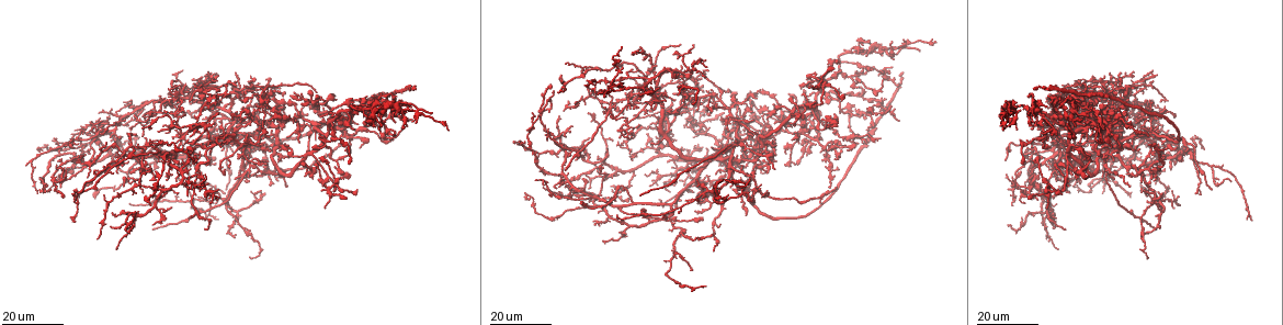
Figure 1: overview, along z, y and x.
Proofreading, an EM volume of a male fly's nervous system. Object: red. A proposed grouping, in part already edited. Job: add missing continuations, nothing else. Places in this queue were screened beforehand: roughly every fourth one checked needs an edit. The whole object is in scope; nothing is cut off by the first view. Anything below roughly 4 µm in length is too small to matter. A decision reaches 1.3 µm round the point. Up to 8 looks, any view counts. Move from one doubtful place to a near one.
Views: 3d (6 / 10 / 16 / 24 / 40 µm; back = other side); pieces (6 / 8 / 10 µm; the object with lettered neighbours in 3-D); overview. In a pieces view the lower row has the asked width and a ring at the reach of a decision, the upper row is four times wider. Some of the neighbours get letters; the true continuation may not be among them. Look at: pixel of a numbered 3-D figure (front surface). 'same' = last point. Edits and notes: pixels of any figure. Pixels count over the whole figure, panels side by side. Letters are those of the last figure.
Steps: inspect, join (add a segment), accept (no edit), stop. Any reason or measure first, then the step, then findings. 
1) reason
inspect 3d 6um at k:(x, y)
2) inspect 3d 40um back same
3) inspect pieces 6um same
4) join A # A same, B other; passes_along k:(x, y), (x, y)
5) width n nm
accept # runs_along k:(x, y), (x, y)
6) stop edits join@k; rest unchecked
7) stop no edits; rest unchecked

an open end
inspect 3d 16um at 1:(150, 180)

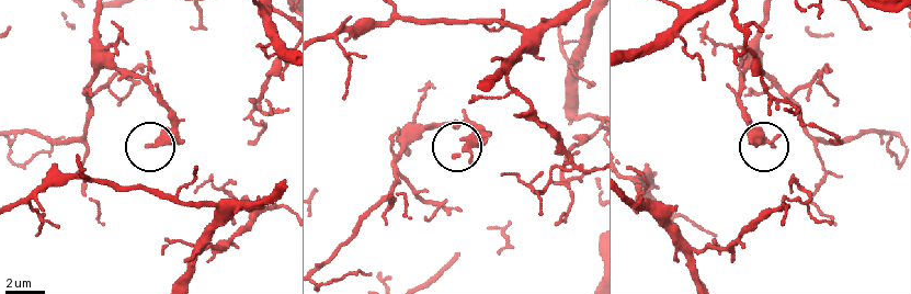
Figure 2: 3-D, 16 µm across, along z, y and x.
inspect pieces 8um at 2:(147, 146)

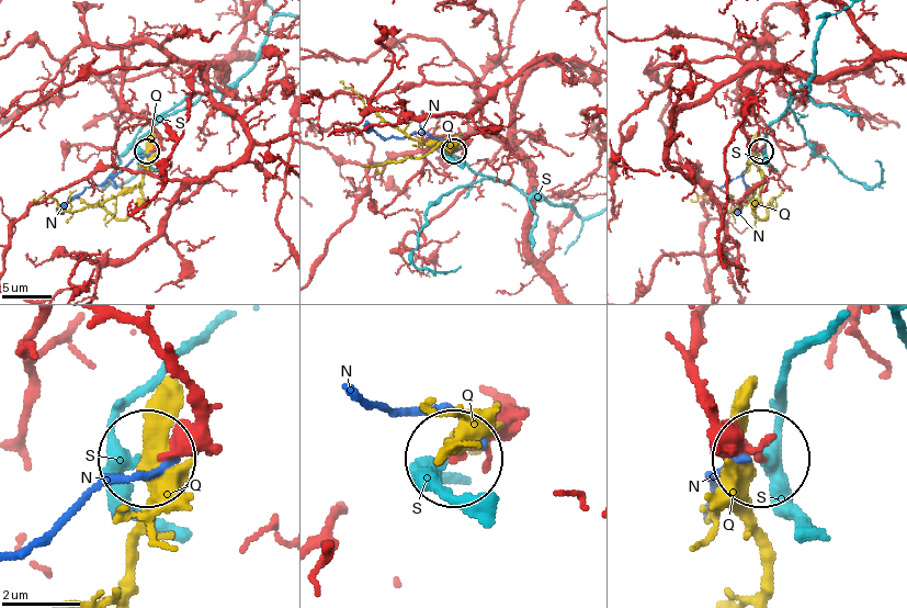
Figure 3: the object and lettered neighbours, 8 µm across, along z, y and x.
accept # N other, Q other, S other; runs_along 3:(142, 329), (191, 408), (184, 428), (148, 457); none of them fits

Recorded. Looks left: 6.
branch stops here
inspect 3d 16um at 1:(215, 158)

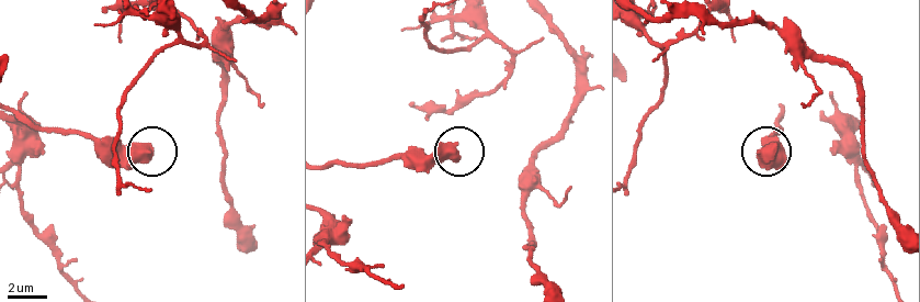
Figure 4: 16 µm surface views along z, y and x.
what lies round it
inspect pieces 8um at 4:(146, 153)

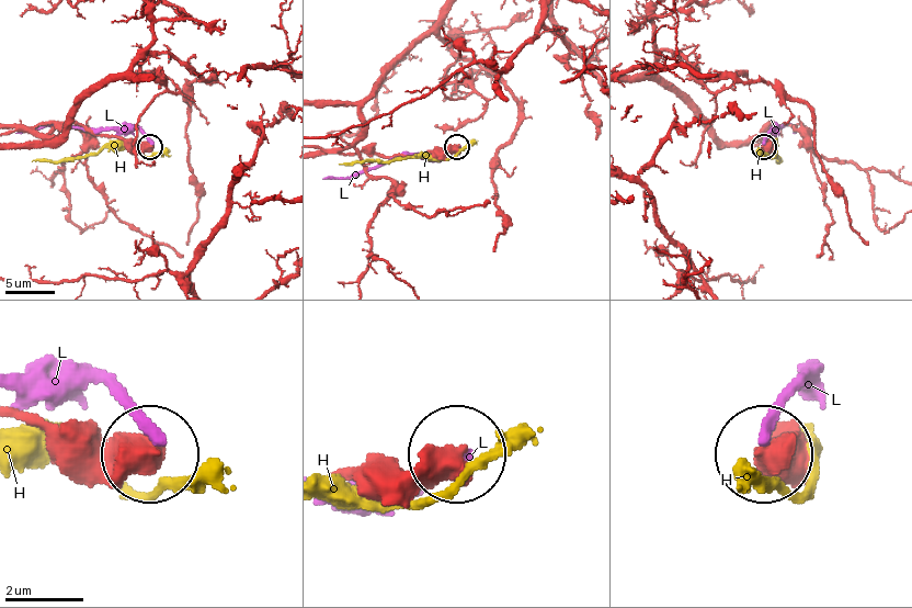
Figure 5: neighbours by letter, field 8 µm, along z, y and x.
width 490 nm
accept # H other, L other; runs_along 5:(14, 412), (148, 448); no lettered segment goes on from it

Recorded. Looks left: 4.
free end
inspect 3d 16um at 1:(724, 113)

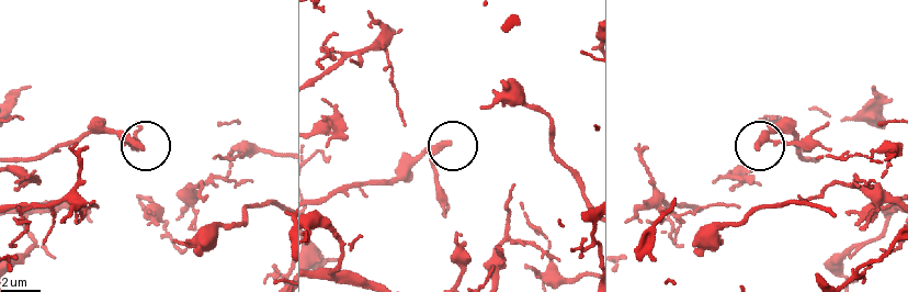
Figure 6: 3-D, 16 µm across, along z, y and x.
inspect pieces 8um at 6:(446, 143)

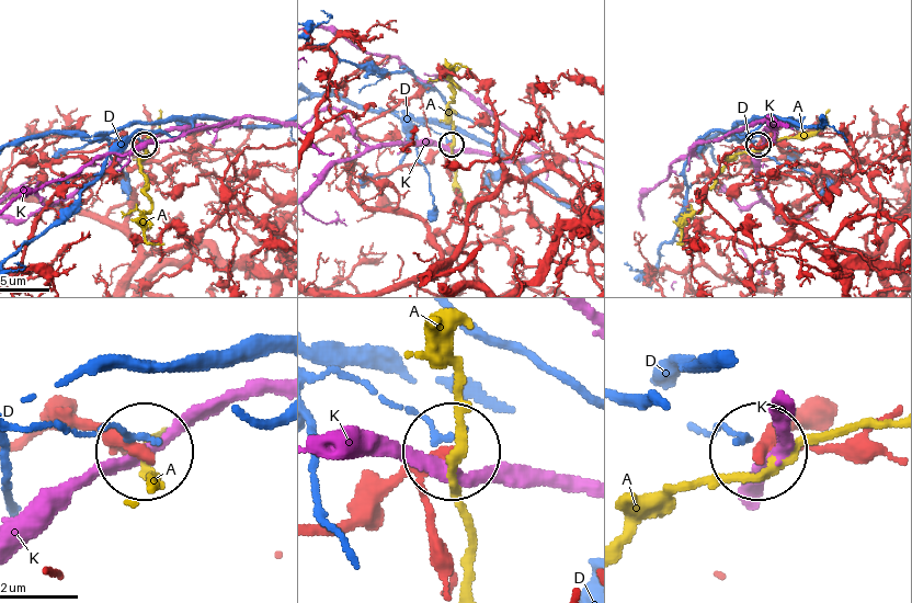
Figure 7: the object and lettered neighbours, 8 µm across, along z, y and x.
accept # A other, D other, K other; none of them fits

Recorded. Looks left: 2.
long arm stops here
inspect 3d 16um at 1:(151, 229)

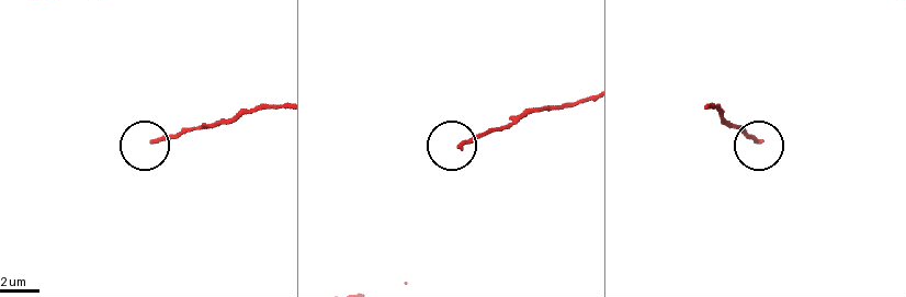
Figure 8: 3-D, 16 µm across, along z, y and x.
inspect pieces 6um at 8:(757, 140)

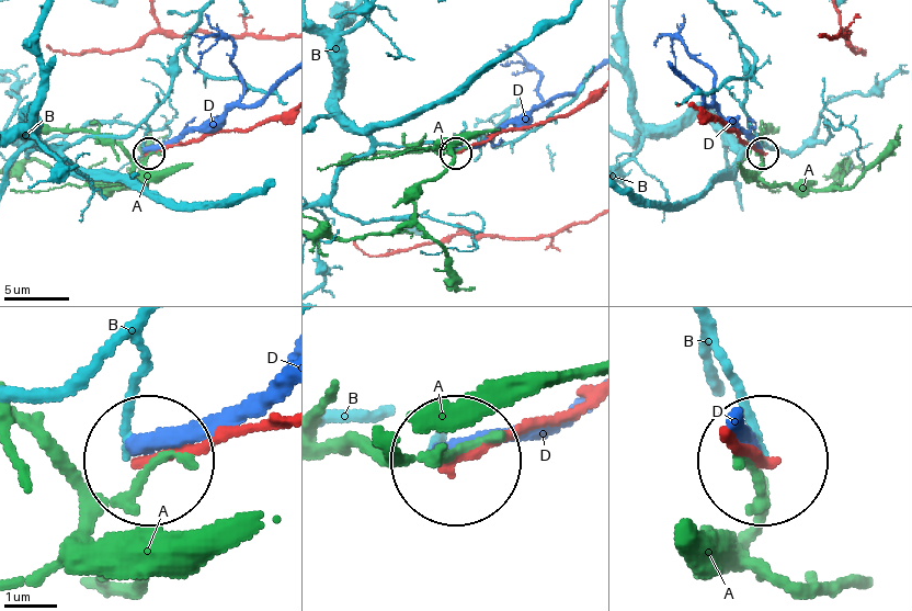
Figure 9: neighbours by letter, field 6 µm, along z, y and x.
width 190 nm
accept # A other, B other, D other; runs_along 9:(580, 407), (454, 455); no lettered segment goes on from it

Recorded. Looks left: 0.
stop no edits; rest unchecked

